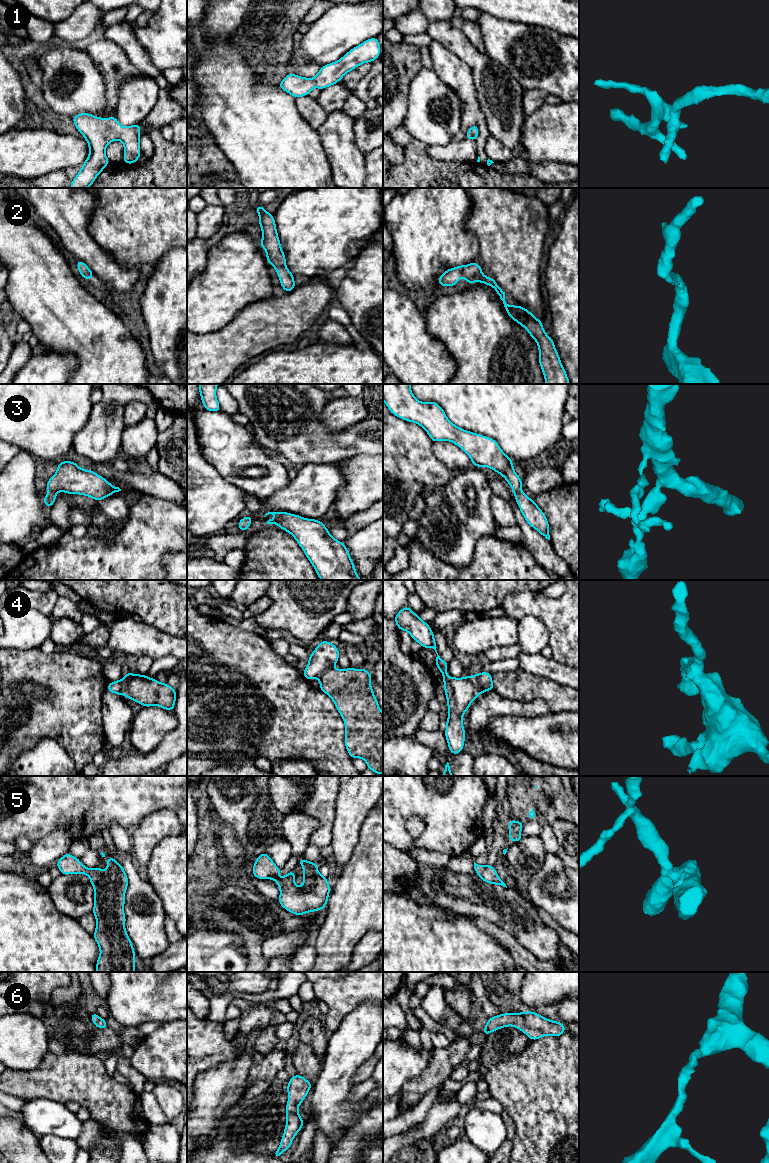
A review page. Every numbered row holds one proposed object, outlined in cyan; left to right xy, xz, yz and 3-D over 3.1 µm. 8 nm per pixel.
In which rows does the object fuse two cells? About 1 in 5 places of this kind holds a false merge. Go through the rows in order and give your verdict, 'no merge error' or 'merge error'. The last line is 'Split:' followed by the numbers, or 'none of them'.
1: no merge error
2: no merge error
3: no merge error
4: merge error
5: no merge error
6: no merge error
Split: 4

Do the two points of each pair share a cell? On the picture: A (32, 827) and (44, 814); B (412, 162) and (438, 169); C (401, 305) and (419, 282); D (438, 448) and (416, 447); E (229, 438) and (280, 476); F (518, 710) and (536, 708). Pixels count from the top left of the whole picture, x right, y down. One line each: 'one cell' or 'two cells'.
A: one cell
B: one cell
C: two cells
D: two cells
E: one cell
F: one cell

